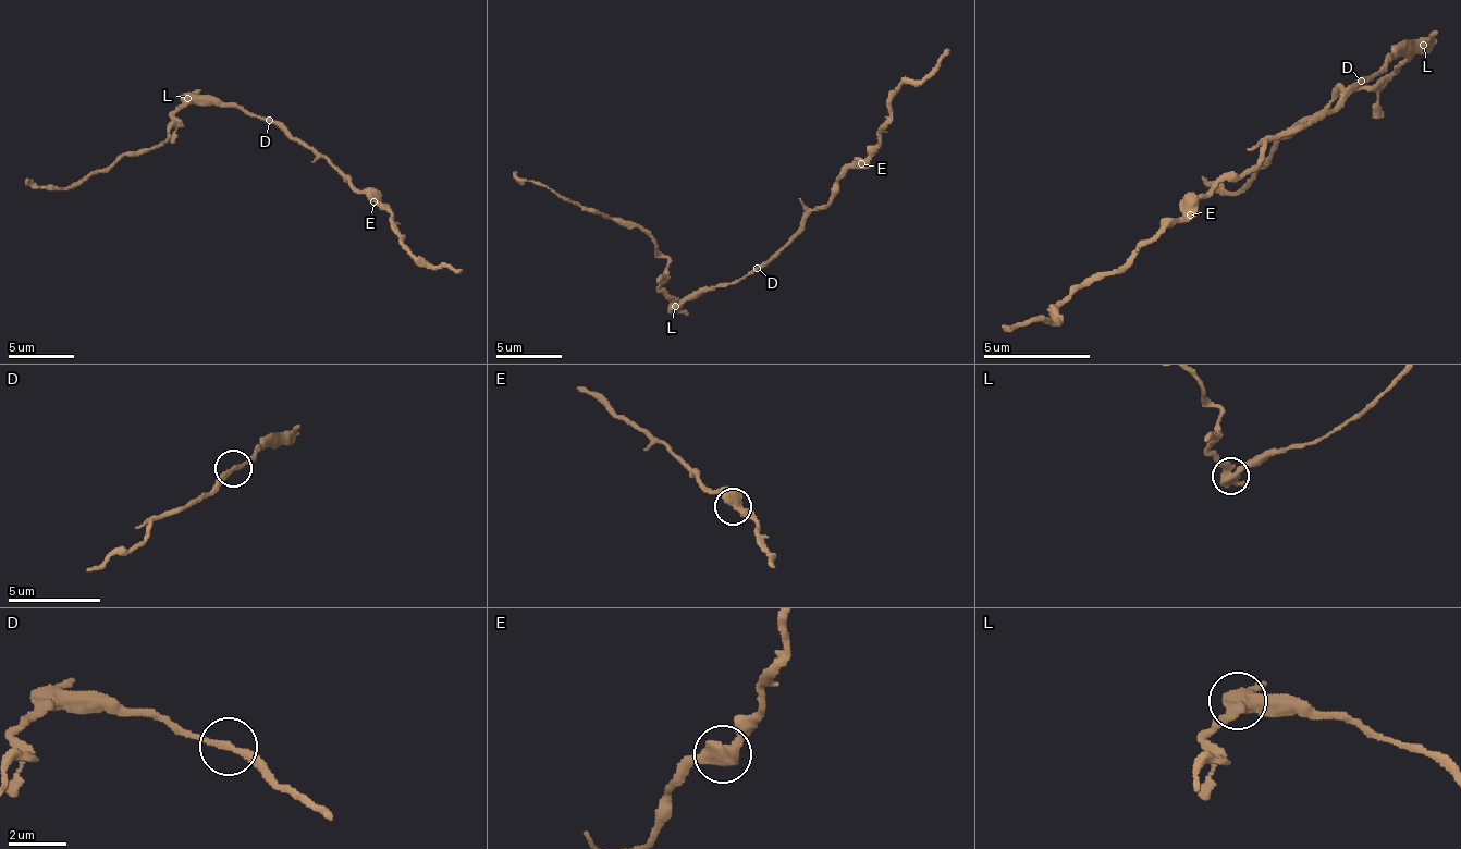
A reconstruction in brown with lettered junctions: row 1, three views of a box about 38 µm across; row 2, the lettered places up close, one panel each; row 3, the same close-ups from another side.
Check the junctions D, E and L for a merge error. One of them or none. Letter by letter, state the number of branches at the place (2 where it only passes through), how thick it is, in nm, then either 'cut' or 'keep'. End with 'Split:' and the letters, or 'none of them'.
D: 2 branches meet; 200 nm thick; keep
E: 2 branches meet; 500 nm thick; keep
L: 3 branches meet; 440 nm thick; cut
Split: L

